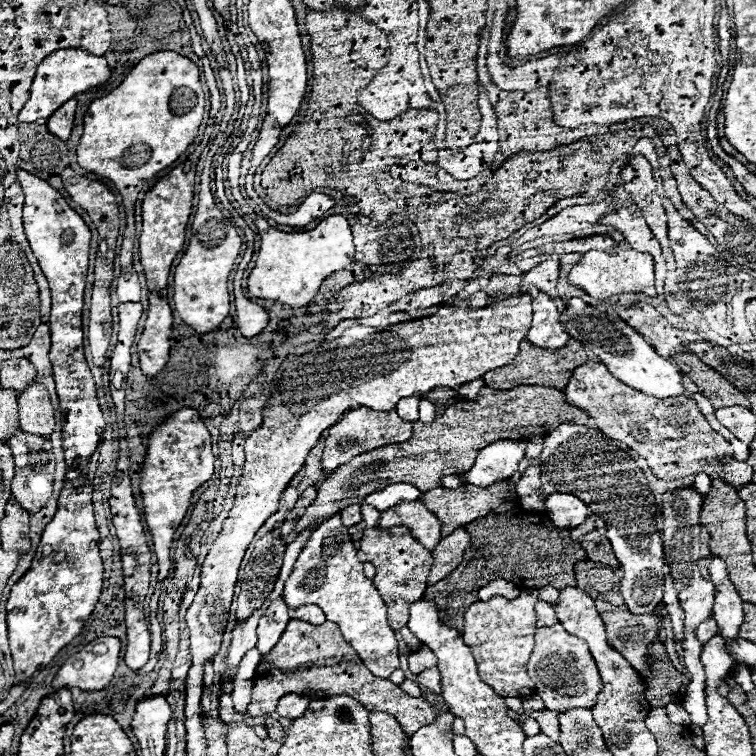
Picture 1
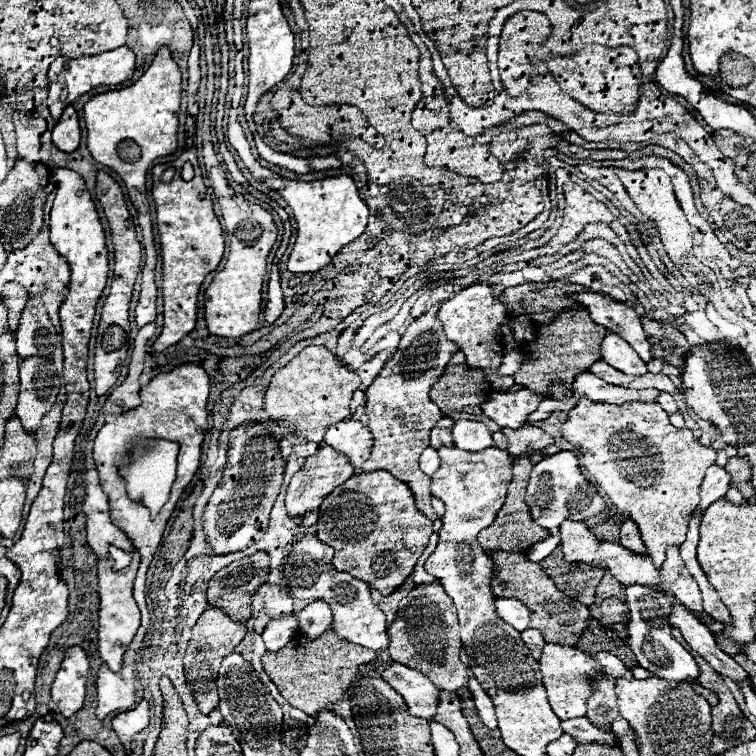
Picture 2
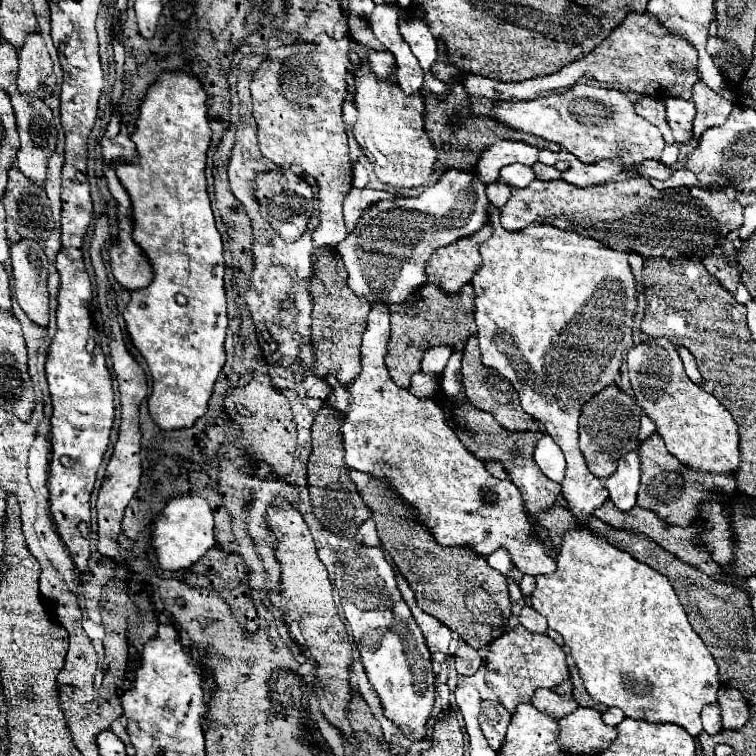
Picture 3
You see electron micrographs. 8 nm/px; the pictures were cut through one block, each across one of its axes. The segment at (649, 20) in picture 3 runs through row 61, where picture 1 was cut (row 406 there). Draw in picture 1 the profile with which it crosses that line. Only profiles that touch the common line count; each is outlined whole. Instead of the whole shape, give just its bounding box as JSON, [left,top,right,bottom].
[564,362,754,488]

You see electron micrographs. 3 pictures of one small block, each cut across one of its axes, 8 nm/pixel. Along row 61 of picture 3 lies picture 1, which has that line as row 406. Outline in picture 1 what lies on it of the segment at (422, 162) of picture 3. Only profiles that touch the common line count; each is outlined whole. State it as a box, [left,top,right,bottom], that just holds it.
[322,406,412,472]

